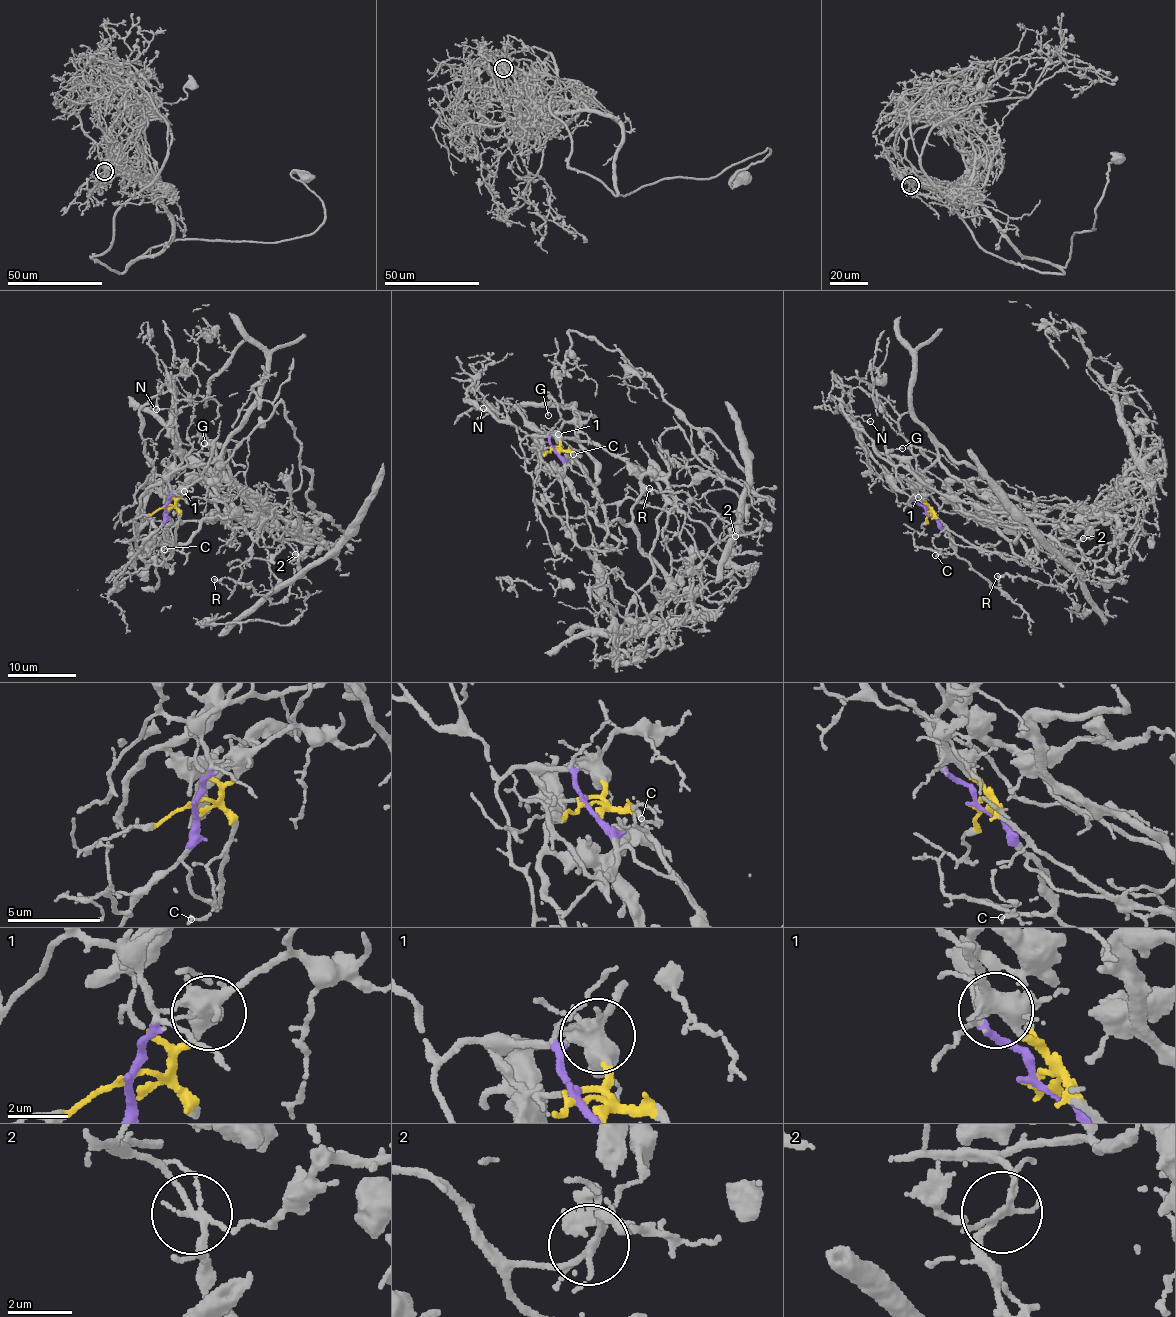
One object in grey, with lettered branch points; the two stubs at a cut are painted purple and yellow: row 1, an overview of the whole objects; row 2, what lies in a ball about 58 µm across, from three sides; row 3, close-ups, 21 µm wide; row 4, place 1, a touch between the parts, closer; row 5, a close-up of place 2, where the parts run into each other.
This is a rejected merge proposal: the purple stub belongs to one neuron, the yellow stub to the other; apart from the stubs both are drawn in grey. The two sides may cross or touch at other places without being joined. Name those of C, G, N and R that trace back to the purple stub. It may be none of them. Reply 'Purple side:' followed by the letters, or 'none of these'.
Purple side: N, R

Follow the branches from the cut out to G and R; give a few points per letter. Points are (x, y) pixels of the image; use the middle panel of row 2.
G: (553, 450), (559, 447), (557, 436), (563, 423), (557, 404), (551, 398), (548, 415)
R: (554, 450), (537, 436), (589, 439), (644, 470), (662, 498), (719, 540), (745, 533), (685, 492), (649, 489)

